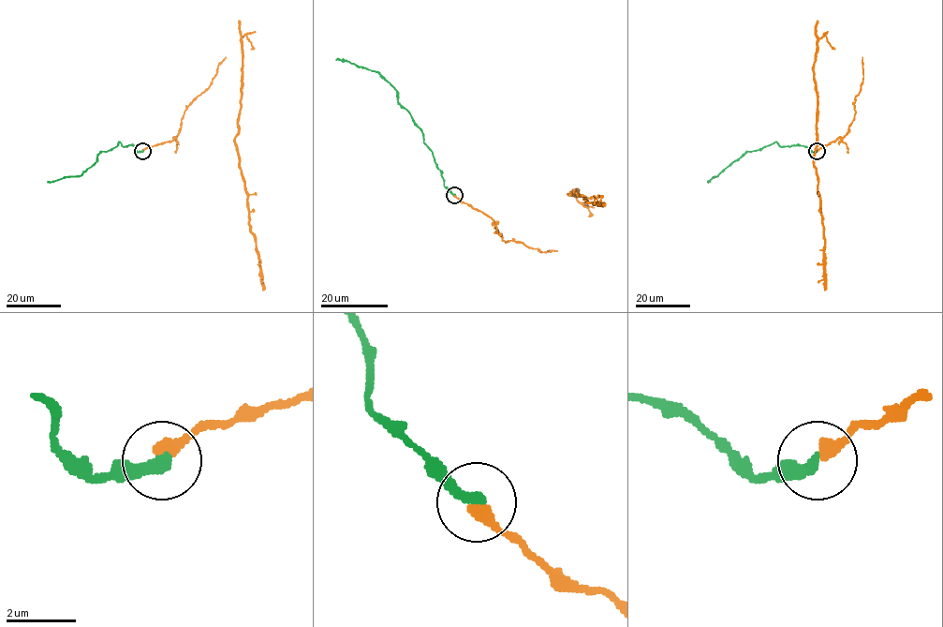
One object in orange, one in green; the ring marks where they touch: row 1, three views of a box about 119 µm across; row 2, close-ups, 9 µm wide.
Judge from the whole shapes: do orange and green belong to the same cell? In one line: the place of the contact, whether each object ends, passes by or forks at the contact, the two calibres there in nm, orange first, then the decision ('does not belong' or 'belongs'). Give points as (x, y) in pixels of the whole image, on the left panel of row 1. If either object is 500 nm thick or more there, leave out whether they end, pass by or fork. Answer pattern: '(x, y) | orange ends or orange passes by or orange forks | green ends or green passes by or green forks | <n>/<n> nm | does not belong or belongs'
(142, 151) | orange ends | green ends | 400/360 nm | belongs

